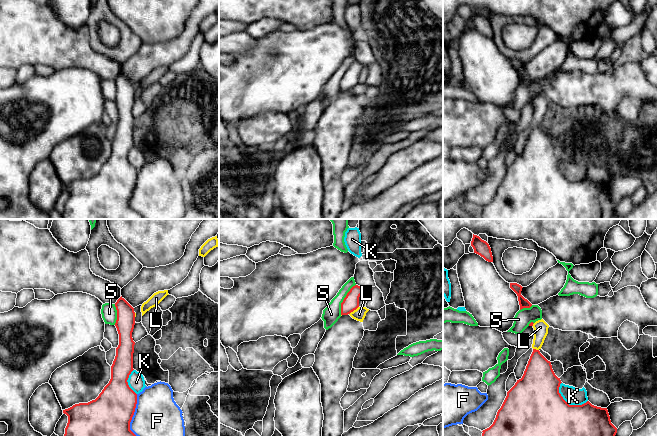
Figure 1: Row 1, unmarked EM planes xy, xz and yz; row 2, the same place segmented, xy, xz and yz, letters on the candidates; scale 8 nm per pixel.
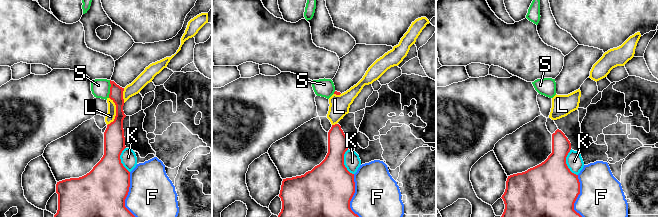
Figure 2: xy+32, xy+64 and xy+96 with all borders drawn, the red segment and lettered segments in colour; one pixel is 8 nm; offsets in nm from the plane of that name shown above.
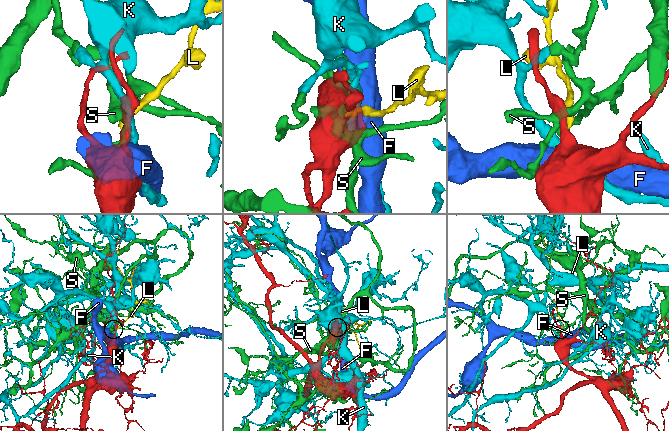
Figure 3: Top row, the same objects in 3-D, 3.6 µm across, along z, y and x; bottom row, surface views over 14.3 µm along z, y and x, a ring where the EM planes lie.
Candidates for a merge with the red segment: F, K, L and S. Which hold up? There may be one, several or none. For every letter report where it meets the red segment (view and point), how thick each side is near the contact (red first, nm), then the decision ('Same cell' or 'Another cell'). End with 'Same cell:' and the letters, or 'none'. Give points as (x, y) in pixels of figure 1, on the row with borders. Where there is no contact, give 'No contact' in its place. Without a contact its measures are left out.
F: Touches red at xy (133, 414). Thickness 340 nm (red) against 360 nm. Another cell
K: Touches red at yz (567, 403). Thickness 440 nm (red) against 140 nm. Another cell
L: Touches red at xz (353, 310). Thickness 130 nm (red) against 100 nm. Another cell
S: Touches red at xz (344, 299). Thickness 130 nm (red) against 140 nm. Another cell
Same cell: none

